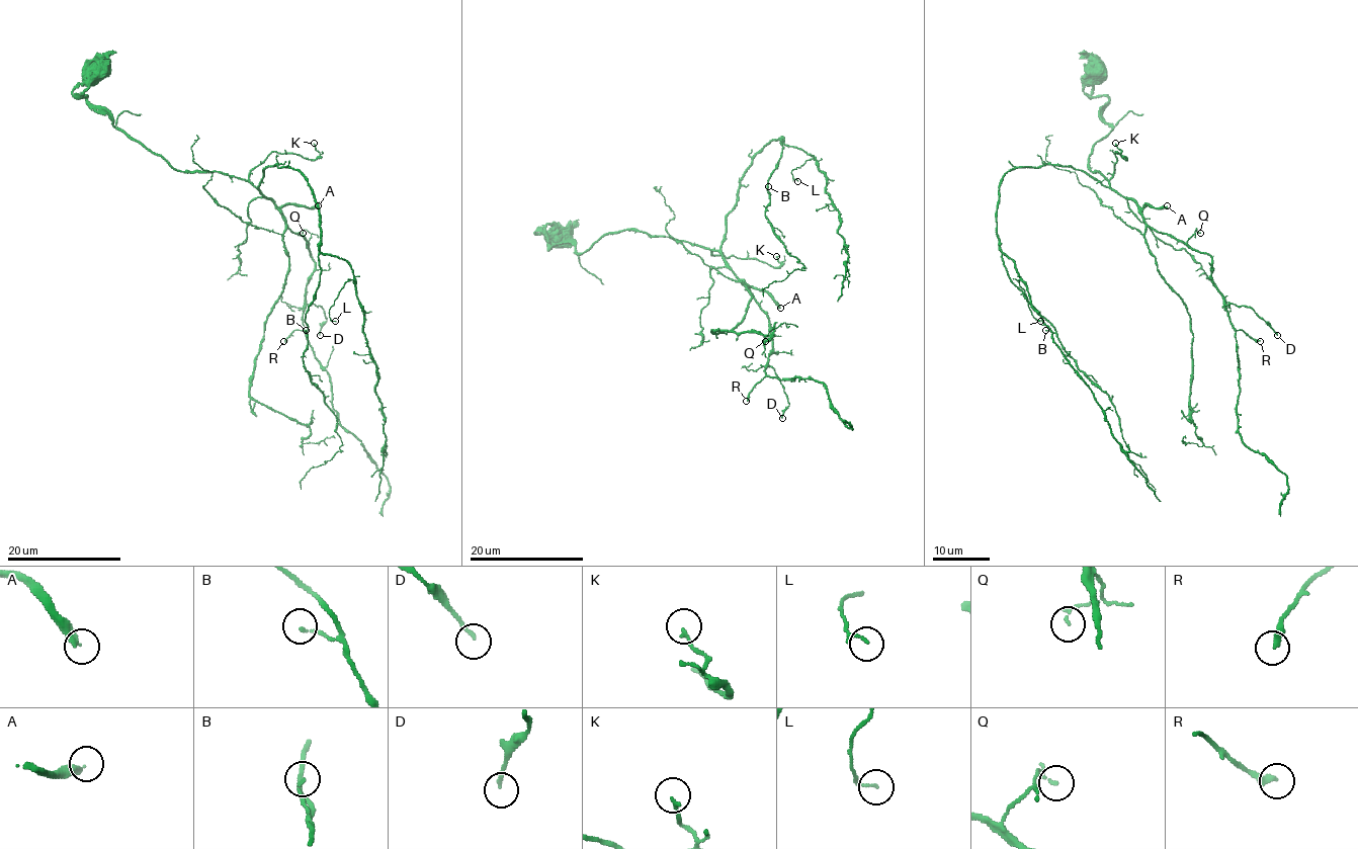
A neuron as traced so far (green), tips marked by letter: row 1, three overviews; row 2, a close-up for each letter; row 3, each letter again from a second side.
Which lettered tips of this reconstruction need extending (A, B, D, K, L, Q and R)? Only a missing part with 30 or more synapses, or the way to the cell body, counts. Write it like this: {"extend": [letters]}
{"extend": ["A"]}

